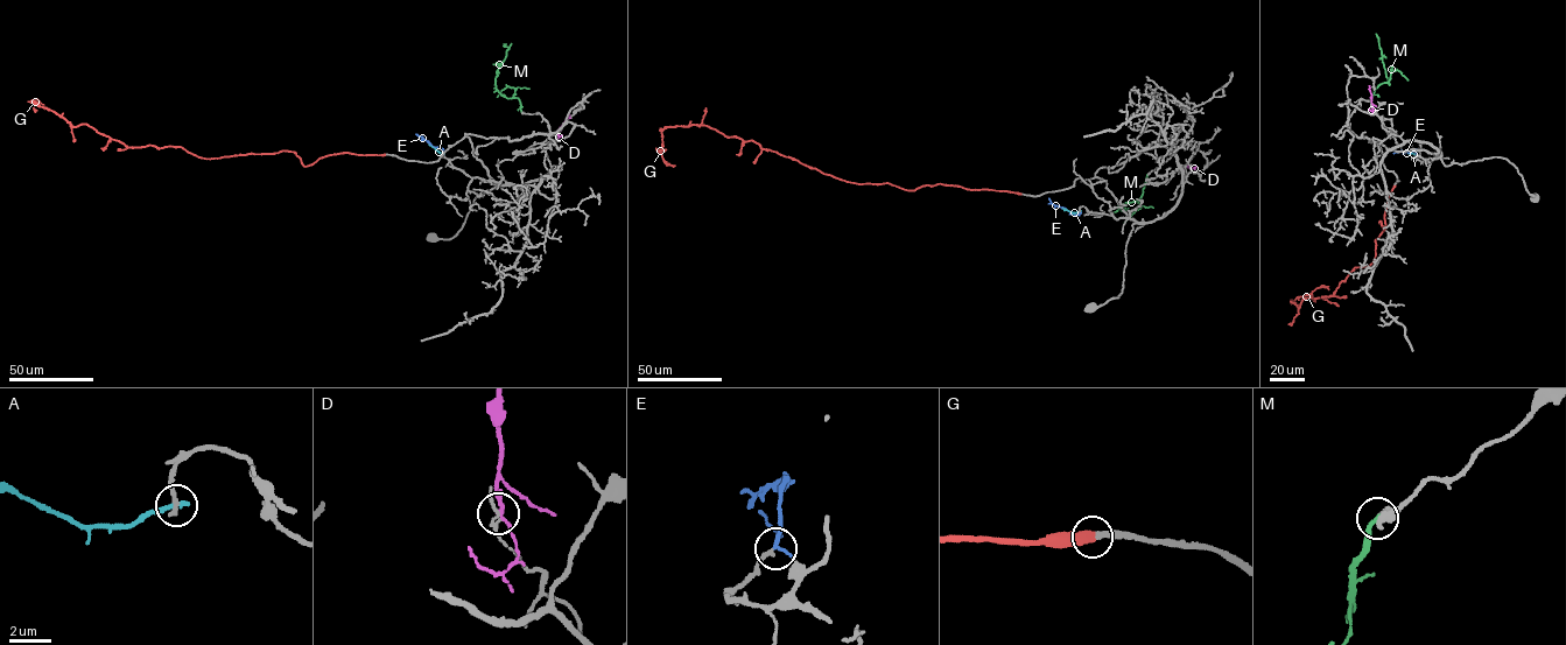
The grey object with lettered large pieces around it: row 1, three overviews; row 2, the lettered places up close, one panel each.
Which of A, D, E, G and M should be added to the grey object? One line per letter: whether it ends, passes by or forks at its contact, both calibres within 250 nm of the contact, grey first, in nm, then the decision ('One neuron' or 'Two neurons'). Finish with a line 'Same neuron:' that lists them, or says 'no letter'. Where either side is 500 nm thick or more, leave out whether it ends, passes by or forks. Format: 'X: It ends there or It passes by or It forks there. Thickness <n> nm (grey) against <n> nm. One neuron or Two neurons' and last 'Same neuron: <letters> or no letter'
A: It ends there. Thickness 240 nm (grey) against 280 nm. Two neurons
D: It forks there. Thickness 130 nm (grey) against 150 nm. Two neurons
E: It ends there. Thickness 220 nm (grey) against 240 nm. One neuron
G: It ends there. Thickness 260 nm (grey) against 440 nm. One neuron
M: Thickness 600 nm (grey) against 240 nm. Two neurons
Same neuron: E, G

